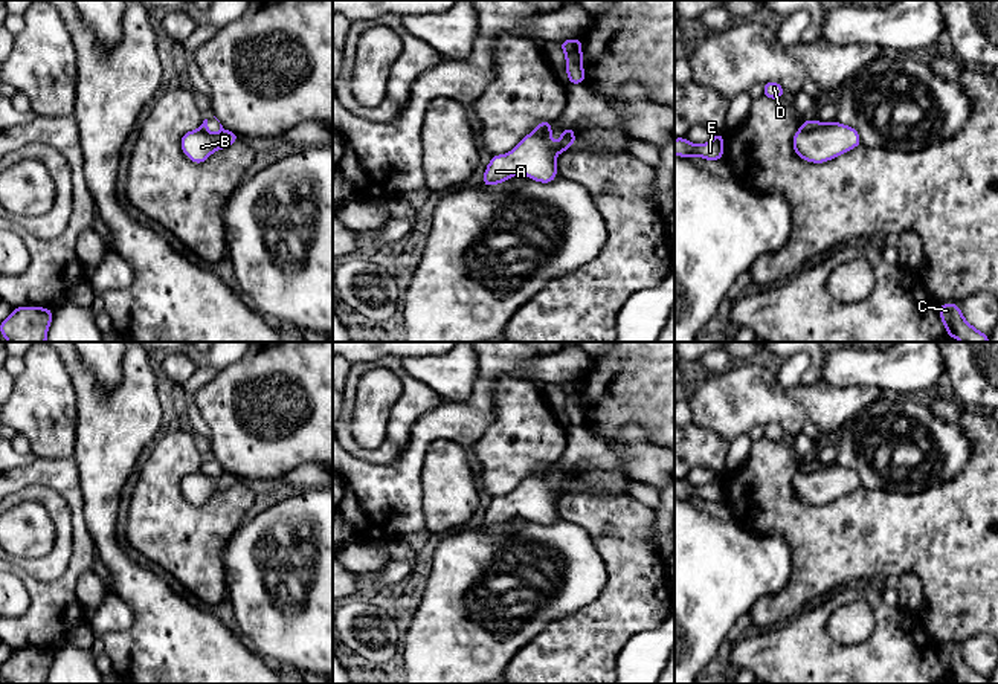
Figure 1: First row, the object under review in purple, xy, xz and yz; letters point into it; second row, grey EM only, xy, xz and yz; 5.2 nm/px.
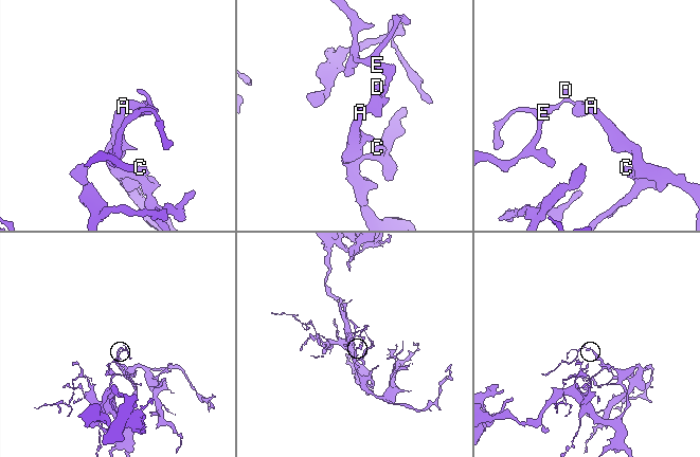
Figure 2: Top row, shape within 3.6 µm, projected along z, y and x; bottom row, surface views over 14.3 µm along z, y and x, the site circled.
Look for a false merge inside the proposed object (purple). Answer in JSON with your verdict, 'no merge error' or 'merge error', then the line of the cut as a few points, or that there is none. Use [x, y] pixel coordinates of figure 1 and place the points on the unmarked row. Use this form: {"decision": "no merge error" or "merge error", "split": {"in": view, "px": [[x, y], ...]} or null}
{"decision": "merge error", "split": {"in": "yz", "px": [[830, 464], [811, 472], [800, 472]]}}

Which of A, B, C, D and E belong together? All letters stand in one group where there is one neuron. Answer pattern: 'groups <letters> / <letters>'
groups A B C / D E

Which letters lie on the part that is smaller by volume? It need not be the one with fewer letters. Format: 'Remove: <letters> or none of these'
Remove: D, E

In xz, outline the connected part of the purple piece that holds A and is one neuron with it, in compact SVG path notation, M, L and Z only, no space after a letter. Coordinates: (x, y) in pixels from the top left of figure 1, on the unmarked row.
M539 464L536 472L525 478L519 487L507 496L493 498L482 525L491 528L502 525L516 516L549 525L557 518L555 498L565 495L577 481L574 470L565 470L557 487L548 479L554 464Z

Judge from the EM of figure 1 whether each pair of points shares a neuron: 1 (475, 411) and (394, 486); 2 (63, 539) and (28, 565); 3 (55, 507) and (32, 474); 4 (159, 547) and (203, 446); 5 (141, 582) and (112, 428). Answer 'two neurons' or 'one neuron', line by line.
1: one neuron
2: one neuron
3: two neurons
4: two neurons
5: one neuron

